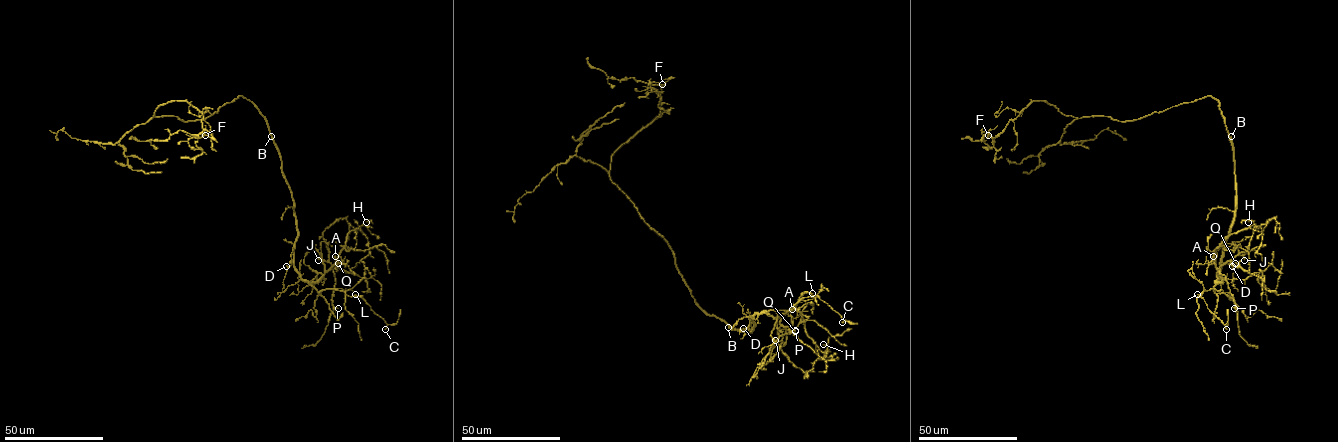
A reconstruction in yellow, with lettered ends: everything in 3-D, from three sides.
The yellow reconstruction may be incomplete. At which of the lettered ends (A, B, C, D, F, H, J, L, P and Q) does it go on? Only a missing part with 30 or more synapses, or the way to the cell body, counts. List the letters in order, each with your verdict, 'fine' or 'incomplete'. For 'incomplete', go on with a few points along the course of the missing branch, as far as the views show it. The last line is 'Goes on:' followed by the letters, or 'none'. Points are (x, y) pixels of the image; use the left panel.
A: fine
B: incomplete | (271, 136), (261, 116), (228, 78), (251, 47), (268, 36)
C: fine
D: fine
F: fine
H: fine
J: fine
L: fine
P: fine
Q: fine
Goes on: B

